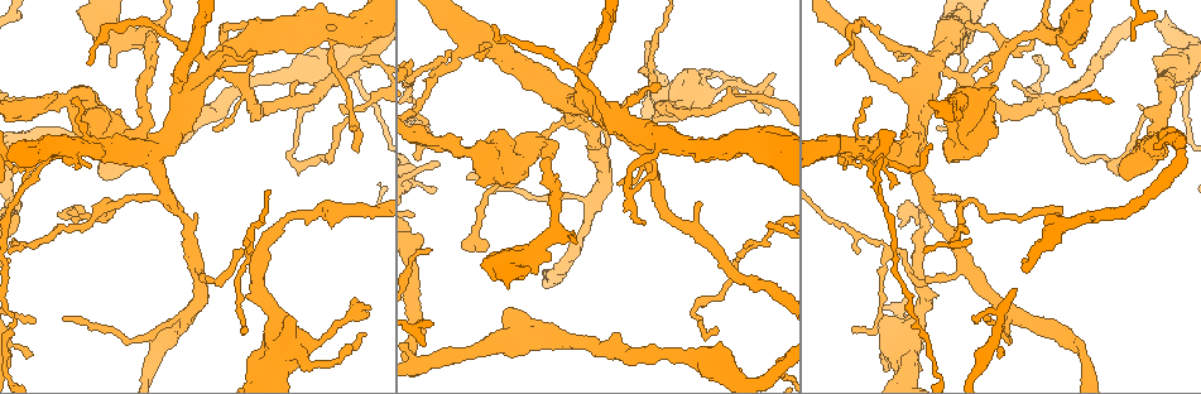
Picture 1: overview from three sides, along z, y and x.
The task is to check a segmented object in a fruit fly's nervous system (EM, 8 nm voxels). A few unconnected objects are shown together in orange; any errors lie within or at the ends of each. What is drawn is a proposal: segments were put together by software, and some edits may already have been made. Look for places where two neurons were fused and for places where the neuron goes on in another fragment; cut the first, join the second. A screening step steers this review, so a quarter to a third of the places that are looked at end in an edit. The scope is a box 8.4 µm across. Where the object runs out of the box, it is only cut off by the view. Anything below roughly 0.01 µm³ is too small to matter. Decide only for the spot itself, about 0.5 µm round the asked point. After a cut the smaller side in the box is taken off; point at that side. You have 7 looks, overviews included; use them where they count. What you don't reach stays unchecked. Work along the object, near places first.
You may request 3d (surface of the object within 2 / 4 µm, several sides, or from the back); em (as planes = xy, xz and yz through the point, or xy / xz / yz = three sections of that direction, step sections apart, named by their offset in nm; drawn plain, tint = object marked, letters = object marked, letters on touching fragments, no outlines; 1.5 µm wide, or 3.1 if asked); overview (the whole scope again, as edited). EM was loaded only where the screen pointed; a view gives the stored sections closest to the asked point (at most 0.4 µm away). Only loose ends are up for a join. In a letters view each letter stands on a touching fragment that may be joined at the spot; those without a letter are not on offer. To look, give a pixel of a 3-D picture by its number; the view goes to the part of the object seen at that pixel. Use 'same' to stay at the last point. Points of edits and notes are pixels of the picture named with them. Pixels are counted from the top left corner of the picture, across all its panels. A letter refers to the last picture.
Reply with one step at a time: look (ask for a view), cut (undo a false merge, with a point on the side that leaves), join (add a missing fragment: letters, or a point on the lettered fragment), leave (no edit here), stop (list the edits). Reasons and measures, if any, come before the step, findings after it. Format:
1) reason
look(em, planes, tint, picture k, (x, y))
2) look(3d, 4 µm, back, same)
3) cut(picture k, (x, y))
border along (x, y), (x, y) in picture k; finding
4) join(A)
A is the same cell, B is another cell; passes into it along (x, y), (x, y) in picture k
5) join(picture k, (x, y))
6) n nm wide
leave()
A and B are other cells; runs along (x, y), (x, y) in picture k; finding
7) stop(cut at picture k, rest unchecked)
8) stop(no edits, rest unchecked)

an open end
look(3d, 2 µm, back, picture 1, (111, 63))

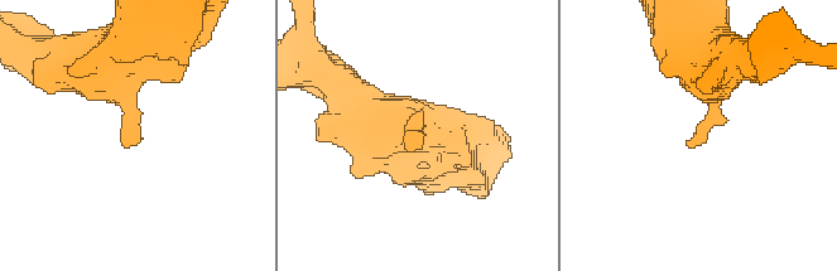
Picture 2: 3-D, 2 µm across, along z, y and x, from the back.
look(em, planes, letters, picture 2, (417, 145))

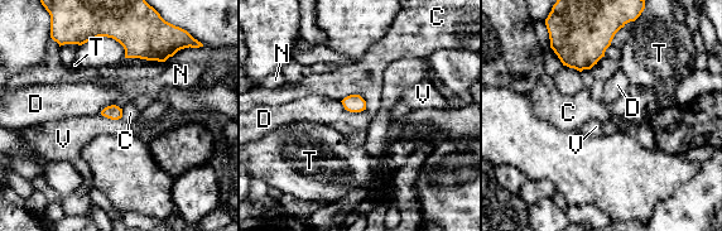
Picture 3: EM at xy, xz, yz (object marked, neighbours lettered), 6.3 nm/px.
leave()
C, D, N, T and V are other cells; border along (340, 101), (350, 111), (365, 110) in picture 3; none of them fits

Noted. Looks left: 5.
sharp bend
look(3d, 2 µm, picture 1, (109, 207))

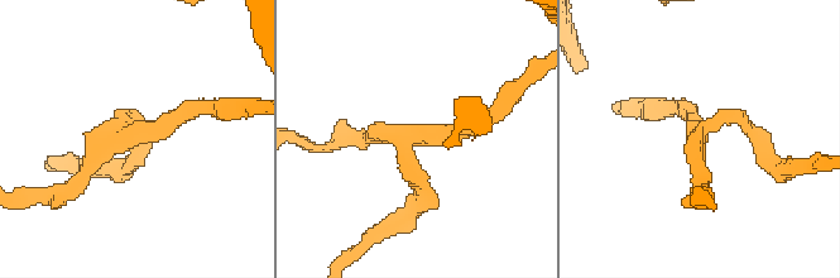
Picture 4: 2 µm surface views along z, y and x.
look(em, planes, plain, picture 4, (702, 130))

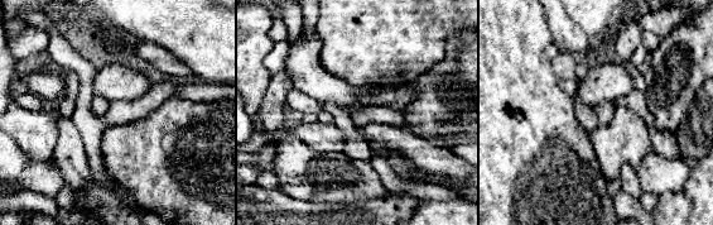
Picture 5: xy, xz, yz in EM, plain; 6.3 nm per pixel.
see the neighbours
look(em, planes, letters, same)

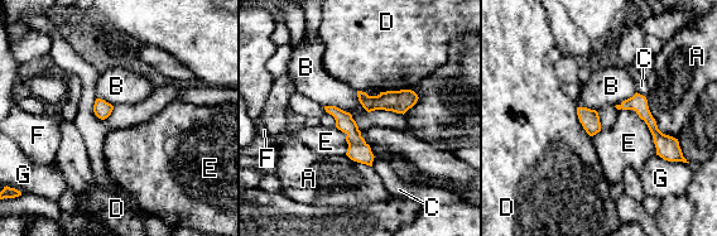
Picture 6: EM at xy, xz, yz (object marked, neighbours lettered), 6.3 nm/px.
110 nm wide
leave()
A, B, C, D, E, F and G are other cells; continuous, no second neuron

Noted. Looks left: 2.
calibre changes
look(em, planes, letters, picture 1, (476, 156))

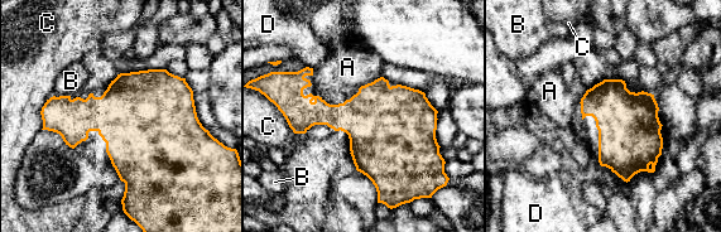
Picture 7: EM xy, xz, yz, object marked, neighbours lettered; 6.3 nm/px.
leave()
A, B, C and D are other cells; border along (381, 76), (360, 87) in picture 7; all the same neuron

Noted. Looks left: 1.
stop(no edits, rest unchecked)

